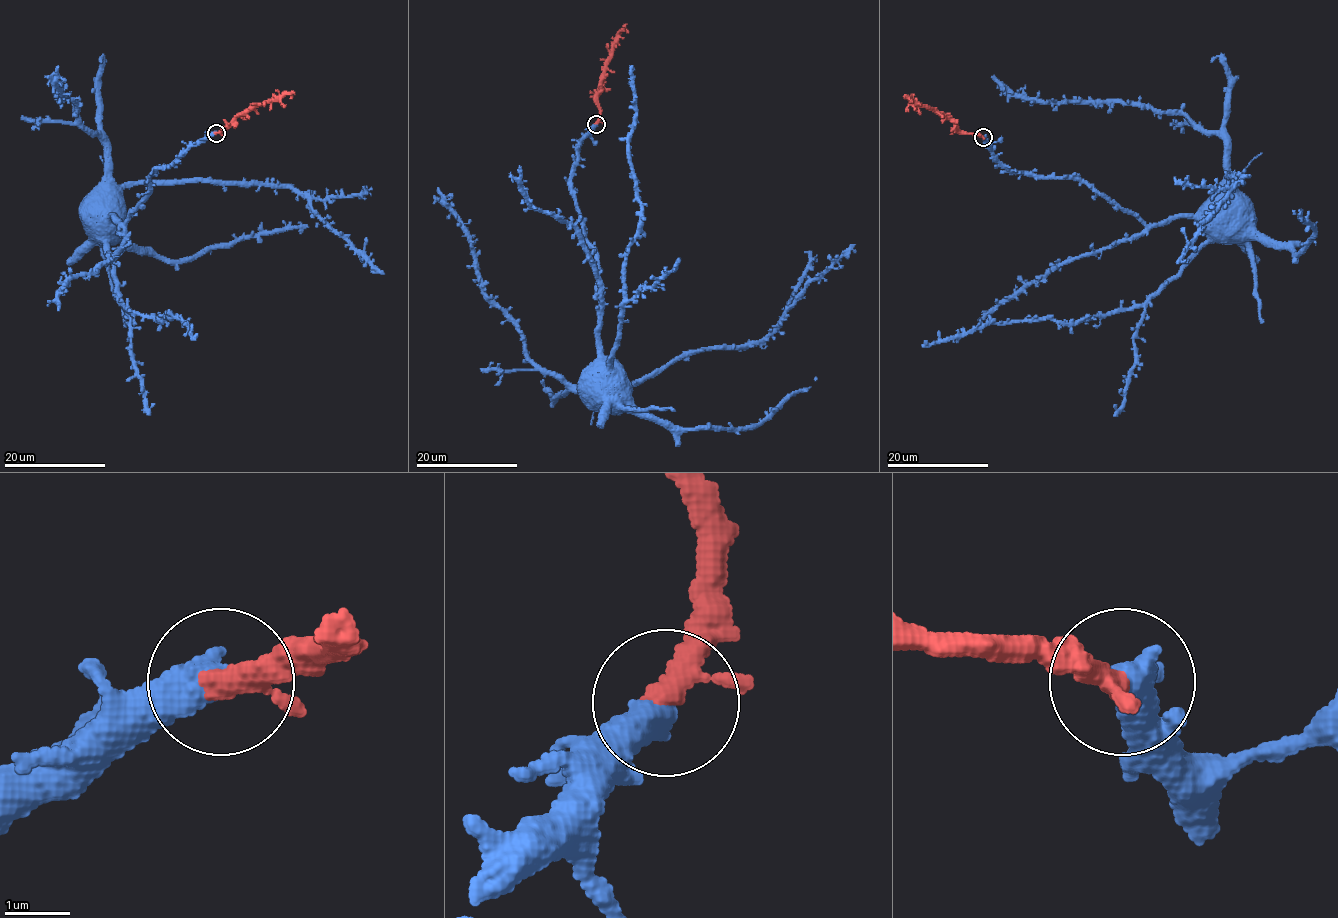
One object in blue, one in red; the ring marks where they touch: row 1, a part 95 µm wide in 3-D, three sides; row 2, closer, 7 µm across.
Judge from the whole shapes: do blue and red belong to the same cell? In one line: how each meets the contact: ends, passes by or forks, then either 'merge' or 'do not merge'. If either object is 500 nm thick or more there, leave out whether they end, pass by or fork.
merge

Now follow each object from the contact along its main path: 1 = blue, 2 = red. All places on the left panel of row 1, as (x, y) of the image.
1: (216, 133), (153, 169), (125, 223), (109, 217), (106, 241), (121, 303), (185, 321), (194, 340)
2: (216, 133), (227, 130), (238, 117), (263, 102), (280, 100), (295, 92)

